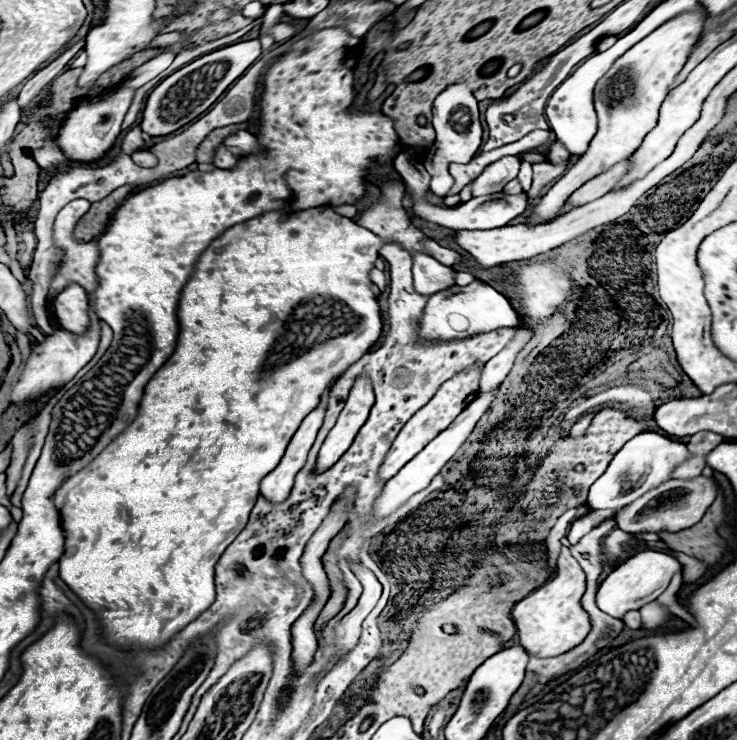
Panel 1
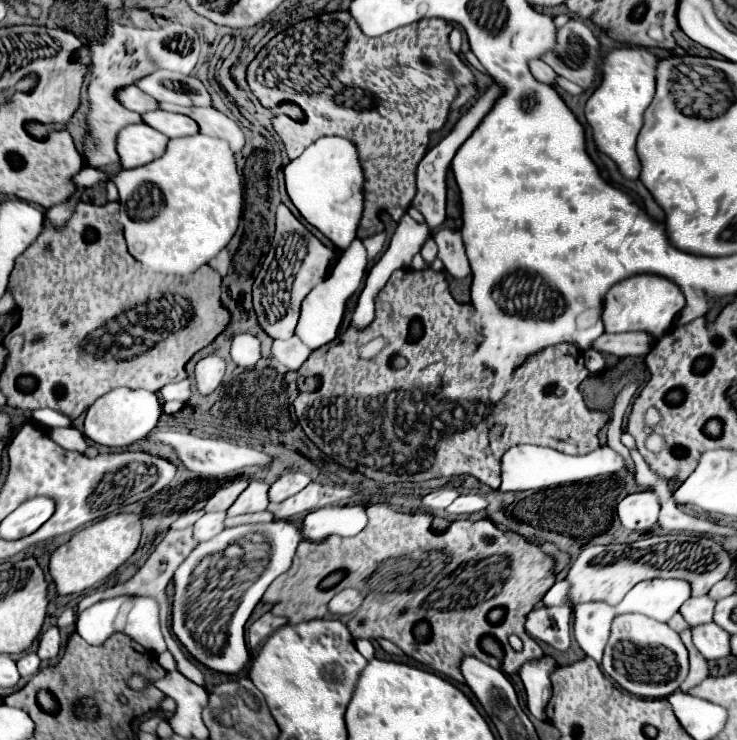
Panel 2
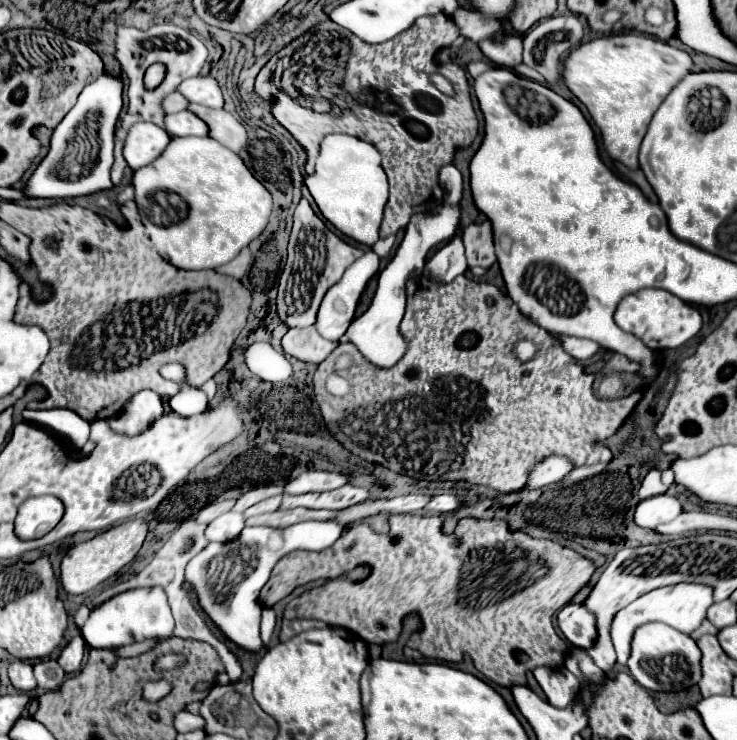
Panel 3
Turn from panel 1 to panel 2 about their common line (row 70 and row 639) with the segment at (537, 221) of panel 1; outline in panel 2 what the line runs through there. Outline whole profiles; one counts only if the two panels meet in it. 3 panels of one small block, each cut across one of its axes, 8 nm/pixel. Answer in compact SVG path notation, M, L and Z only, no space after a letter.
M624 614L616 616L612 622L600 668L630 694L642 698L666 698L680 688L688 674L688 650L678 632L668 628L664 622L656 622L642 614Z

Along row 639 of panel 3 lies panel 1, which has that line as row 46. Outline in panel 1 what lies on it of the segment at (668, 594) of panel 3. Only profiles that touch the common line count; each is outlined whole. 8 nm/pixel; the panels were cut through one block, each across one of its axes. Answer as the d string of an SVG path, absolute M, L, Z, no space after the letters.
M616 44L604 52L598 52L590 56L582 66L578 66L550 96L546 104L546 116L548 124L556 134L556 140L572 154L572 156L582 156L592 140L592 136L598 130L598 116L594 110L594 86L596 82L612 68L616 60Z

